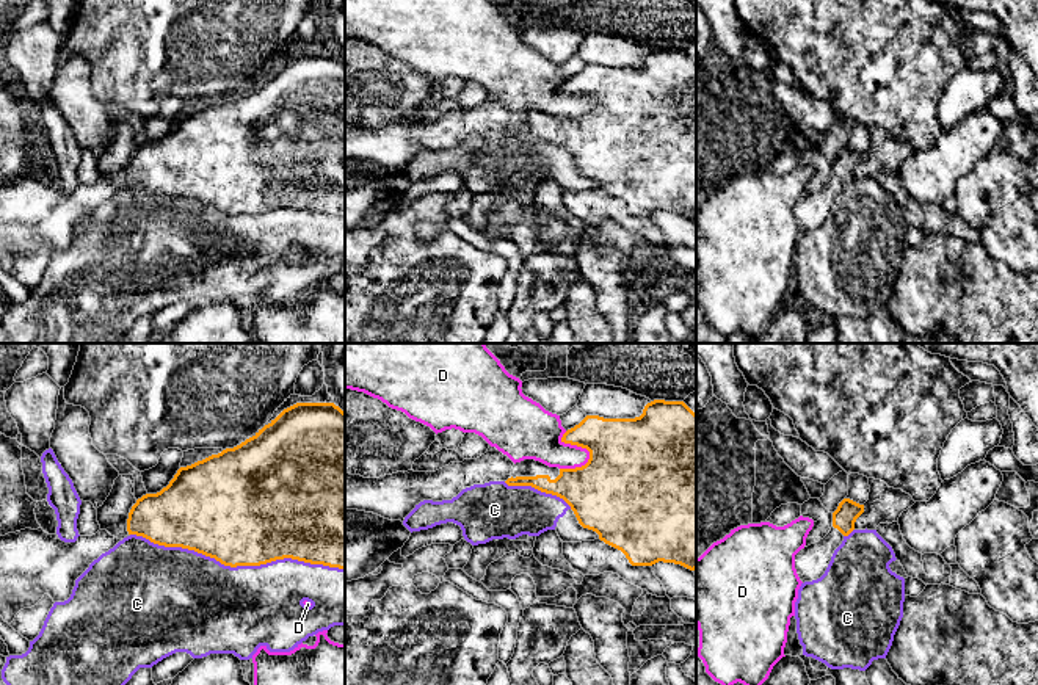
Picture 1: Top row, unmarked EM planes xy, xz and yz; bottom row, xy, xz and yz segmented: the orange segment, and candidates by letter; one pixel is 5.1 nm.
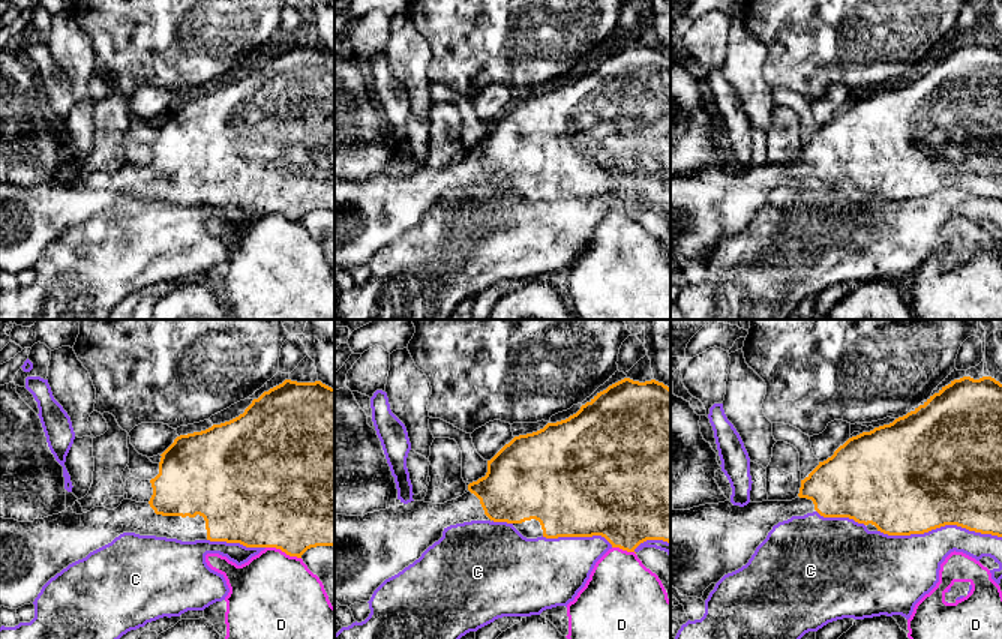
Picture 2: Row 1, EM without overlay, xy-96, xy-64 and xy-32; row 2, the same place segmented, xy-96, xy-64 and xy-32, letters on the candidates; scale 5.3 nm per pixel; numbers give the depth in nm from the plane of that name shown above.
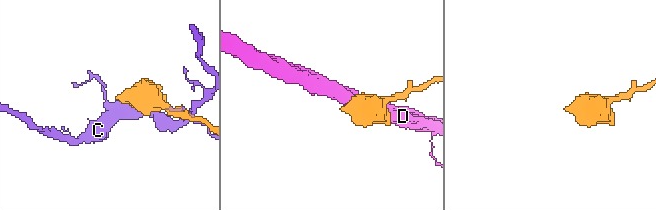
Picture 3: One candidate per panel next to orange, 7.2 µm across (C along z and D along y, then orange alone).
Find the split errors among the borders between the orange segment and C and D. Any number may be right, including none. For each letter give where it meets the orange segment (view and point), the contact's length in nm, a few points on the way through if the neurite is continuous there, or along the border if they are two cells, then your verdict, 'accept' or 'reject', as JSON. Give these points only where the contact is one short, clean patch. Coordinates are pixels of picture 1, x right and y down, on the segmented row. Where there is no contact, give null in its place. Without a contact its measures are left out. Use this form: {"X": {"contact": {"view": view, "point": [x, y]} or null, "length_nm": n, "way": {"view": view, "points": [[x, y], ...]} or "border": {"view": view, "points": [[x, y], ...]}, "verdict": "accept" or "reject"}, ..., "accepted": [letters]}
{"C": {"contact": {"view": "xy", "point": [237, 565]}, "length_nm": 1100, "verdict": "reject"}, "D": {"contact": {"view": "xz", "point": [579, 445]}, "length_nm": 200, "verdict": "reject"}, "accepted": []}

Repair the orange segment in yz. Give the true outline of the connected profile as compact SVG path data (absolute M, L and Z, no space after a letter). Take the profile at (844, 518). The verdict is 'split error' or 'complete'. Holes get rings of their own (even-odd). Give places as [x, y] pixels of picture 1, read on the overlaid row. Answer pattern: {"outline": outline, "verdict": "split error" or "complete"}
{"outline": "M844 498L833 513L829 533L795 555L795 569L803 583L817 580L825 574L834 550L855 530L855 522L862 513L864 505Z", "verdict": "split error"}

